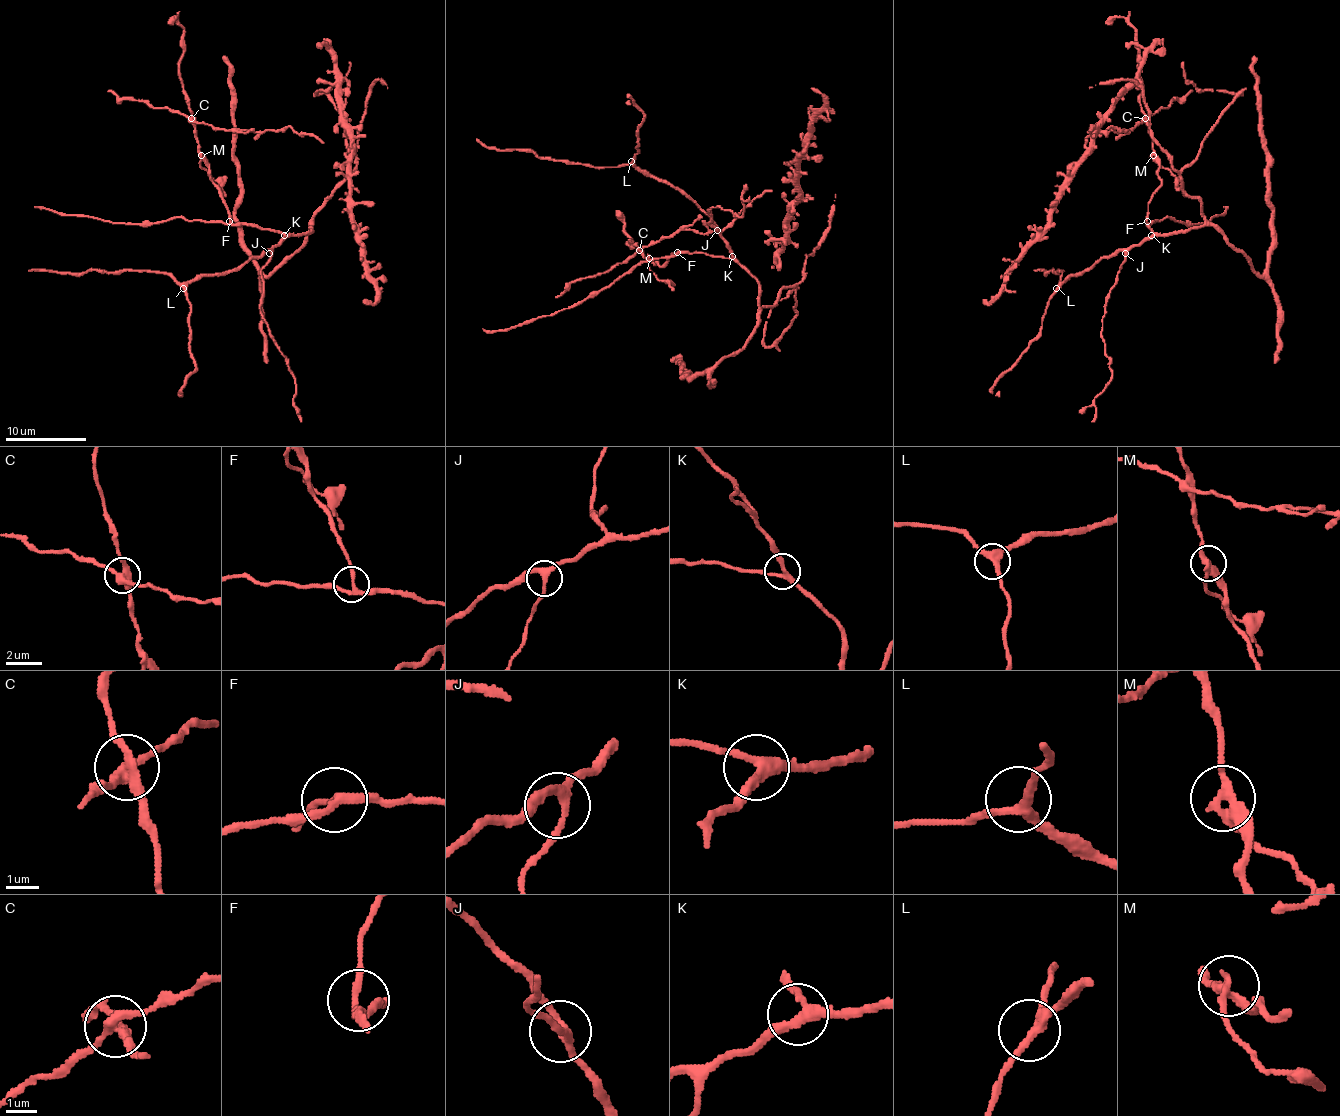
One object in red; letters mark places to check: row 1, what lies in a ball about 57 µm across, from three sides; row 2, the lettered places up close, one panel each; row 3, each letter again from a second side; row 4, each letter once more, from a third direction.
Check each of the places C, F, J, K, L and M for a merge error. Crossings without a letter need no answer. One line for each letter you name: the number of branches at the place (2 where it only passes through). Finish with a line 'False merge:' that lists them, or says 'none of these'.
C: branches 4
M: branches 3
False merge: C, M

